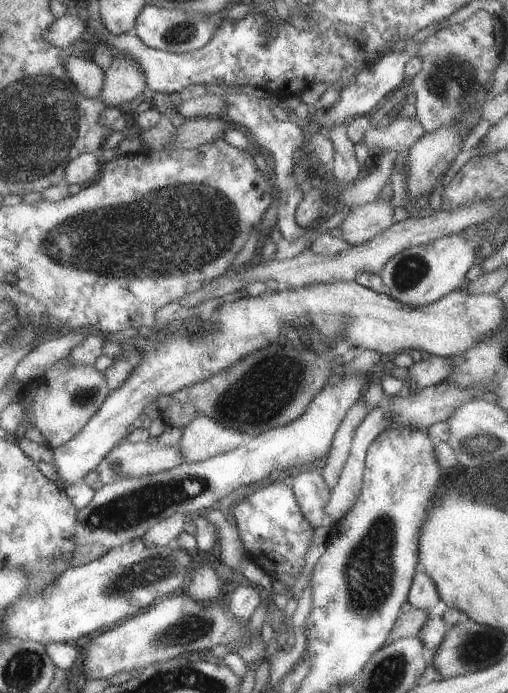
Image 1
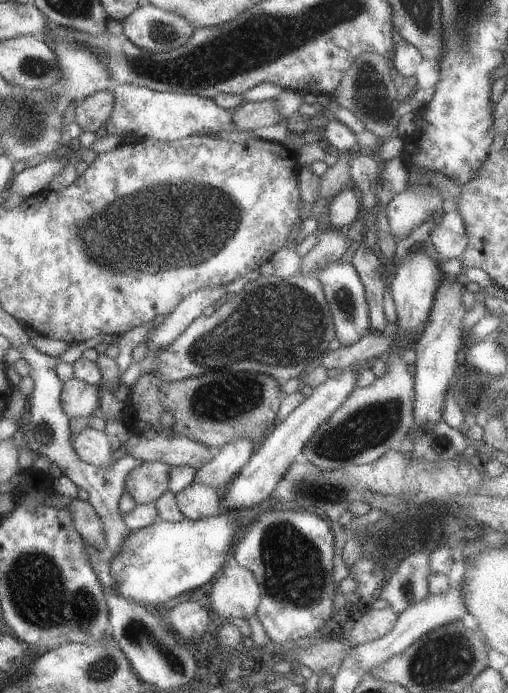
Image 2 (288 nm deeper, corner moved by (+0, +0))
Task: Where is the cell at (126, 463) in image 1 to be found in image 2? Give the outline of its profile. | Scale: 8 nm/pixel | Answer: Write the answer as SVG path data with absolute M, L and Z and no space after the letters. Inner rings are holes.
M85 428L77 436L71 438L71 446L73 446L77 458L87 466L107 470L113 466L113 462L117 462L117 460L113 460L113 452L109 448L105 432Z

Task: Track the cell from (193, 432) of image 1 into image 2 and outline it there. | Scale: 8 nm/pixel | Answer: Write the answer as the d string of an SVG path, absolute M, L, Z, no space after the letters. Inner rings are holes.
M143 462L125 478L125 490L137 504L153 504L167 492L169 472L173 466L165 462Z

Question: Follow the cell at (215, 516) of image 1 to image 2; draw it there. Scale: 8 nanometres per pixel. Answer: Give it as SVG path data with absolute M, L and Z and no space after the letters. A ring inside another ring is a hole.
M227 552L221 572L213 578L211 608L213 614L231 618L247 618L257 612L259 606L259 584L255 574L237 564L233 552Z

